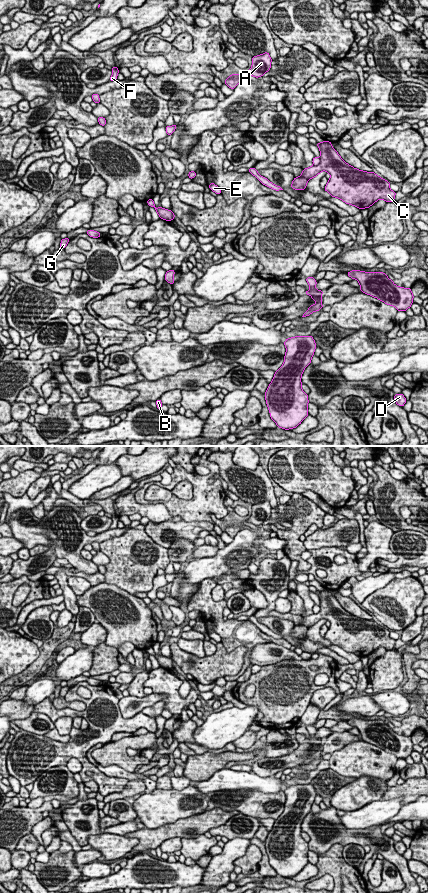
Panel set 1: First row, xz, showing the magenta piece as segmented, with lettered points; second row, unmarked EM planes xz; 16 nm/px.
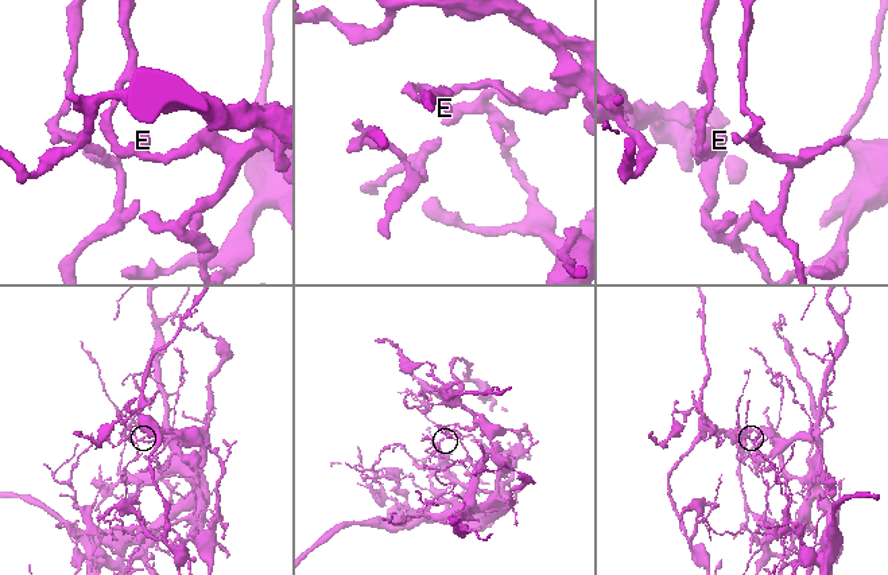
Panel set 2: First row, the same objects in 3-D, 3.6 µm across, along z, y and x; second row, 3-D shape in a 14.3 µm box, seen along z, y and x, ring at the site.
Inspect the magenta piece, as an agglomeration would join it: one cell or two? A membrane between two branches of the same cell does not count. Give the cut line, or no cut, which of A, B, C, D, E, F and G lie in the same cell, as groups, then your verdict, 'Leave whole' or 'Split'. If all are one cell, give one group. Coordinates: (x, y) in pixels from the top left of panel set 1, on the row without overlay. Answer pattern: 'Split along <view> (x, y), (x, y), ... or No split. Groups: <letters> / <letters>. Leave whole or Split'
Split along xz (300, 624), (307, 629). Groups: A C / B D E F G. Split

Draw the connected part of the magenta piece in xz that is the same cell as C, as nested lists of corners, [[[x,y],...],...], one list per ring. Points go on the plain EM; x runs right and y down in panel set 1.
[[[330,589],[317,590],[317,594],[320,598],[320,611],[303,617],[300,625],[308,629],[326,619],[330,622],[330,627],[324,638],[360,658],[369,656],[380,647],[394,650],[396,640],[390,637],[390,630],[374,620],[362,619],[347,612]]]

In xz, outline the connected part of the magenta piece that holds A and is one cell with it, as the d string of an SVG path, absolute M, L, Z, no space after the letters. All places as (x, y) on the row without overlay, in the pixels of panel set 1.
M268 500L252 505L252 514L247 522L253 525L262 525L264 521L270 519L272 507Z

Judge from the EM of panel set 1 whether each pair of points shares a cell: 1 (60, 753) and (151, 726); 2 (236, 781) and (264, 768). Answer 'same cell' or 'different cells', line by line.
1: same cell
2: different cells

